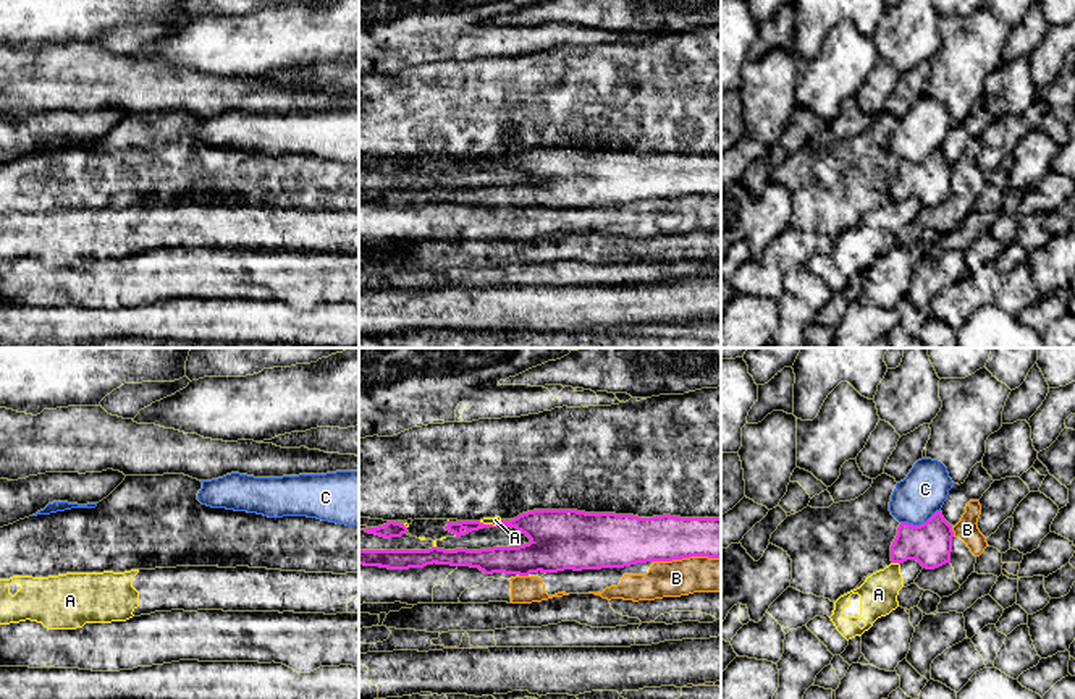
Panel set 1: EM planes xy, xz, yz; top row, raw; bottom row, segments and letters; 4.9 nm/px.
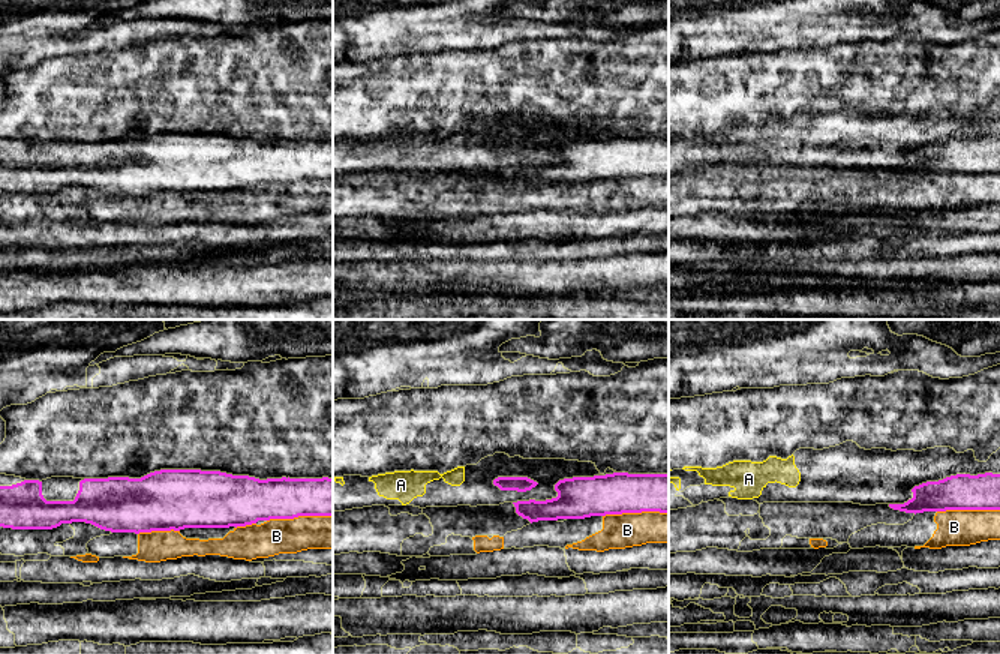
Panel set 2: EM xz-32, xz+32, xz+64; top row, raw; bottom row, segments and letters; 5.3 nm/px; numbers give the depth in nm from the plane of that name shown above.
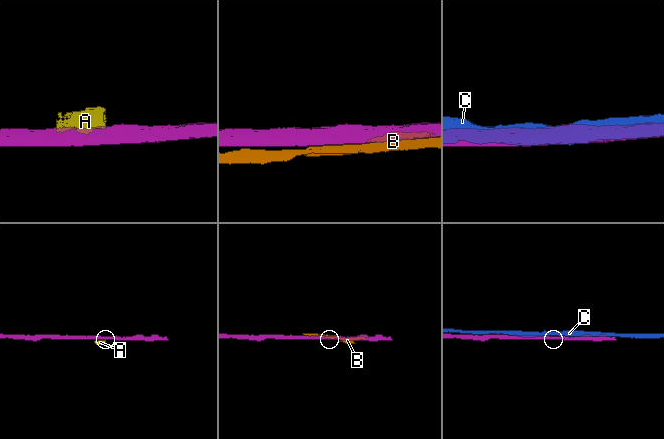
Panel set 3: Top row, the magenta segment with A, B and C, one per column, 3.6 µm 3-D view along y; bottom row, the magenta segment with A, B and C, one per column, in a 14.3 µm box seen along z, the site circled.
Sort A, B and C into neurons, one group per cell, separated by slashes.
A / B / C

